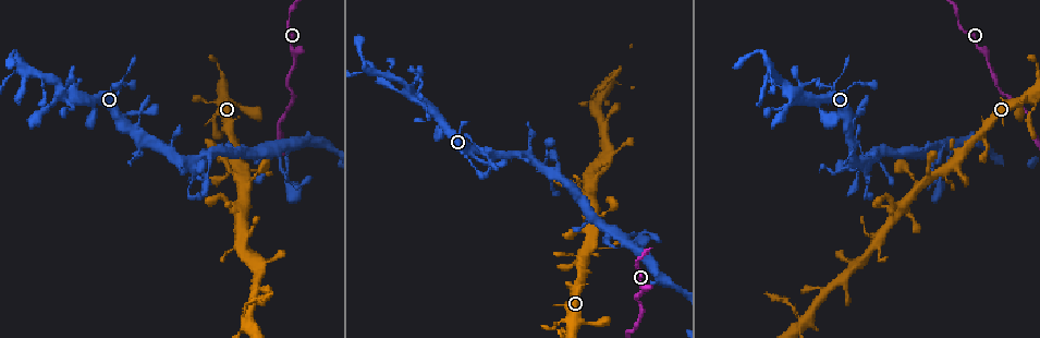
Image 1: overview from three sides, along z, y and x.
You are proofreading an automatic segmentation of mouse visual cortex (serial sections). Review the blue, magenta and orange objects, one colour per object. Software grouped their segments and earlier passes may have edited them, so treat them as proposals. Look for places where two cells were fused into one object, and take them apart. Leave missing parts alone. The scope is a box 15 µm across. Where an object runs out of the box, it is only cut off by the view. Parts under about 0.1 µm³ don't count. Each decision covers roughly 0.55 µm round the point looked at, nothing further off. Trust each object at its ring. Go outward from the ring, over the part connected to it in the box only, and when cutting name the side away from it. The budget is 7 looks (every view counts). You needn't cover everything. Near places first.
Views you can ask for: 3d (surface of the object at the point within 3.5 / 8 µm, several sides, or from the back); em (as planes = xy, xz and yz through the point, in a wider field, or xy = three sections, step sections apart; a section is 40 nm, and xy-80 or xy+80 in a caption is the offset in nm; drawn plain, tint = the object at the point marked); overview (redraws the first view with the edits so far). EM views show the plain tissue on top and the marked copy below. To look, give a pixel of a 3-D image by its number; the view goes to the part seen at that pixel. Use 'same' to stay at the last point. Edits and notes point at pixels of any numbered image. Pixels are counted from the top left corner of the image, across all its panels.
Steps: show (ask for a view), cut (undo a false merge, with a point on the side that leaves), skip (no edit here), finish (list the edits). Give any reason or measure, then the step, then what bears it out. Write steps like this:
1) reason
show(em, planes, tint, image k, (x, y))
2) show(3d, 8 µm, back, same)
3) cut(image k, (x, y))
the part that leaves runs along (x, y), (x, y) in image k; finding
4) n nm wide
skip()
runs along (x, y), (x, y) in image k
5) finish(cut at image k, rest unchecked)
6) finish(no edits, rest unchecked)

three-way junction
show(3d, 3.5 µm, image 1, (592, 227))

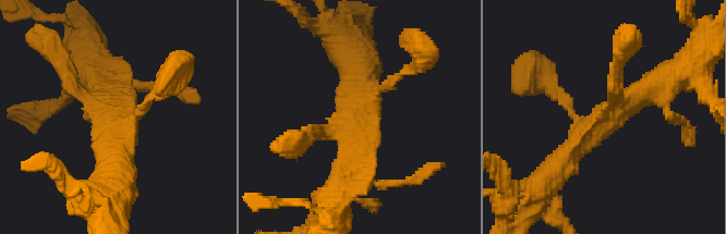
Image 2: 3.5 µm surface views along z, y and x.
3 arms; arms of 150, 350, 400 nm; shape alone is not enough
show(em, xy, step 2, tint, image 2, (590, 126))

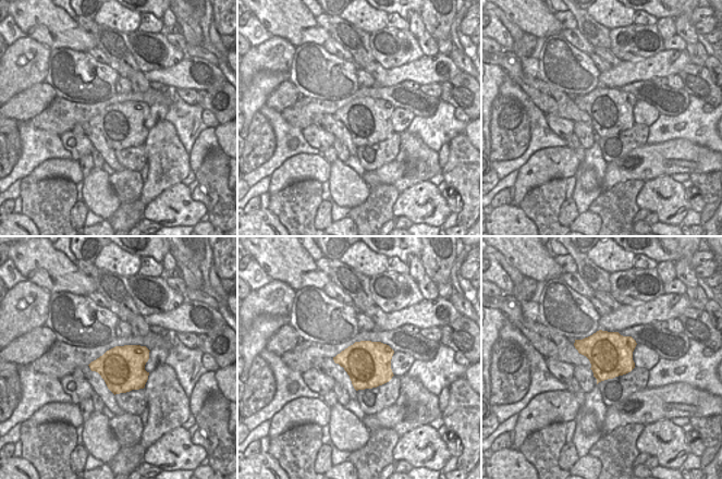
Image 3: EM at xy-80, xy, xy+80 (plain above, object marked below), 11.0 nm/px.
skip()
runs along (646, 91), (591, 127), (541, 185) in image 2; all the same cell

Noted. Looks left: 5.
sharp bend
show(3d, 3.5 µm, image 1, (247, 326))

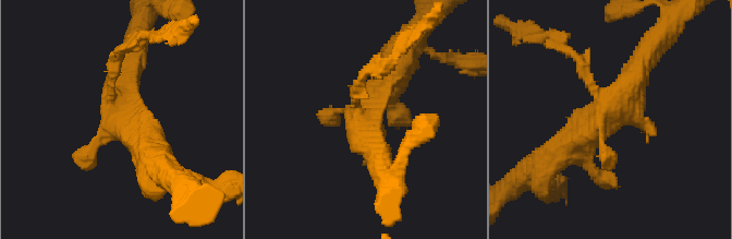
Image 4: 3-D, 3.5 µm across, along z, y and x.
need the tissue
show(em, xy, step 5, tint, image 4, (366, 112))

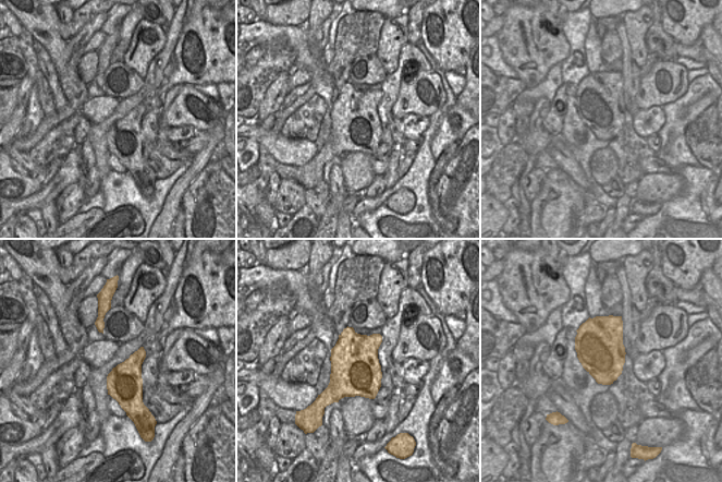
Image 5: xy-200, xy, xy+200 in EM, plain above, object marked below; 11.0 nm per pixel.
skip()
runs along (642, 62), (595, 132), (550, 159) in image 4; continuous, no second cell

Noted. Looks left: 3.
side arm on a straight run
show(em, xy, step 2, tint, image 1, (379, 73))

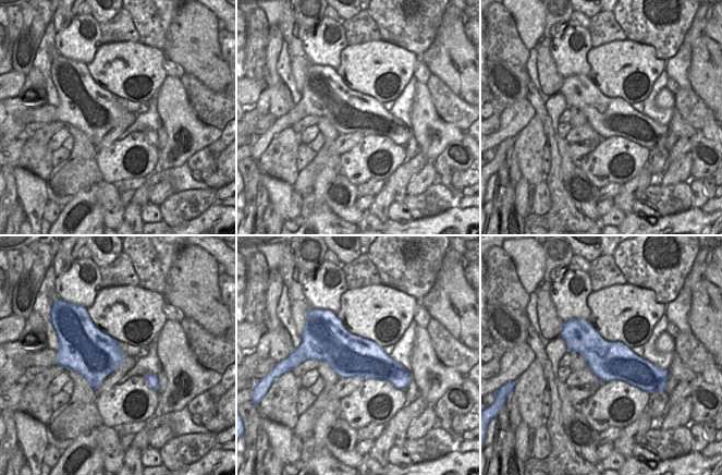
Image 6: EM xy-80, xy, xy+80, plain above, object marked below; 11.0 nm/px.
see where the arms go
show(3d, 3.5 µm, same)

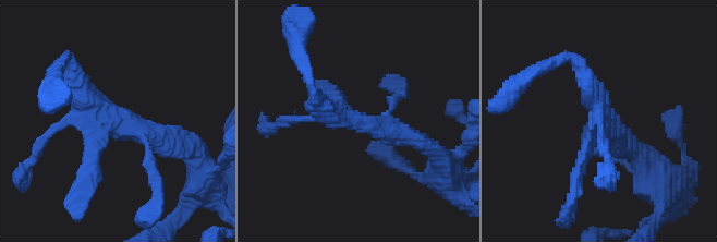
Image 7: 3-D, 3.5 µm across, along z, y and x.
skip()
one cell here

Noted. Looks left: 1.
finish(no edits, rest unchecked)

